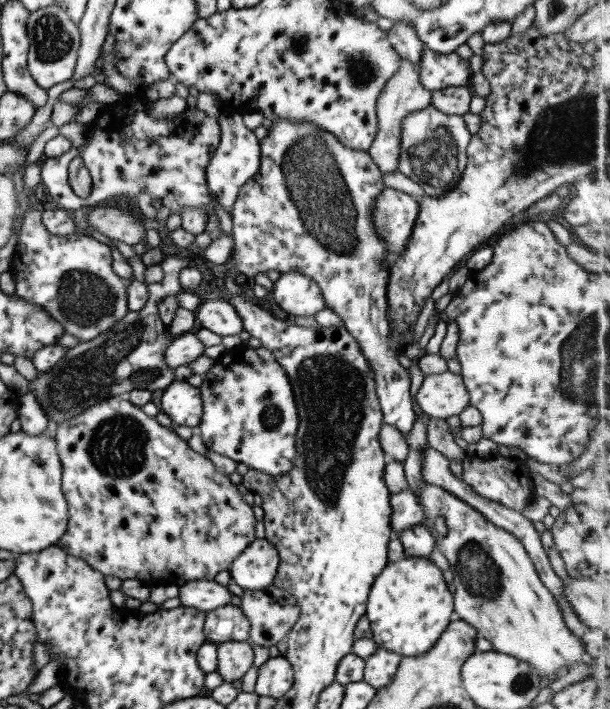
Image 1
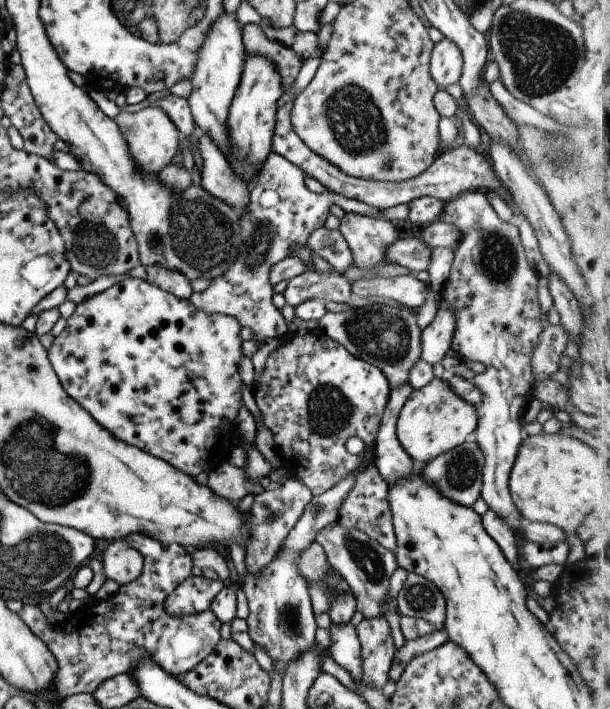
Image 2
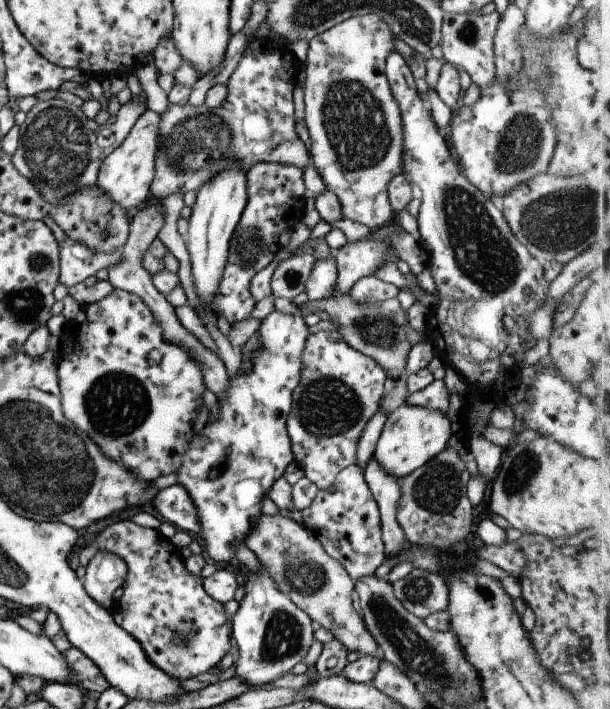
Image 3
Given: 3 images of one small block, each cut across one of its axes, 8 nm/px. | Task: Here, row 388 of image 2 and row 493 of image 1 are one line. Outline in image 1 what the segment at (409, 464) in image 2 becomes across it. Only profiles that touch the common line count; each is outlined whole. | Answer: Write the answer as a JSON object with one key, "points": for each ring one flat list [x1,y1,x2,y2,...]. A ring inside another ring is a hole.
{"points":[[400,490,388,496,390,504,390,527,394,538,408,526,424,520,424,514,416,501,416,496,409,490]]}

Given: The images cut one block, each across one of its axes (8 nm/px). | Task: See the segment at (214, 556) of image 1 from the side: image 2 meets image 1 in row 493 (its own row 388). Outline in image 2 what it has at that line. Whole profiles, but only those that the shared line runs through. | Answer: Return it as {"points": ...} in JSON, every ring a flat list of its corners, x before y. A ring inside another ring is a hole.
{"points":[[123,278,99,294,90,296,75,305,71,316,66,319,63,330,53,337,51,346,47,348,47,360,51,364,65,394,75,400,87,414,105,428,117,440,135,446,155,458,159,458,177,468,179,472,189,476,197,476,201,472,208,473,211,469,224,463,230,448,237,437,236,416,241,401,241,378,239,378,238,365,243,358,239,336,241,326,235,318,223,314,207,314,197,310,188,300,175,298,172,294,149,284,145,279]]}

